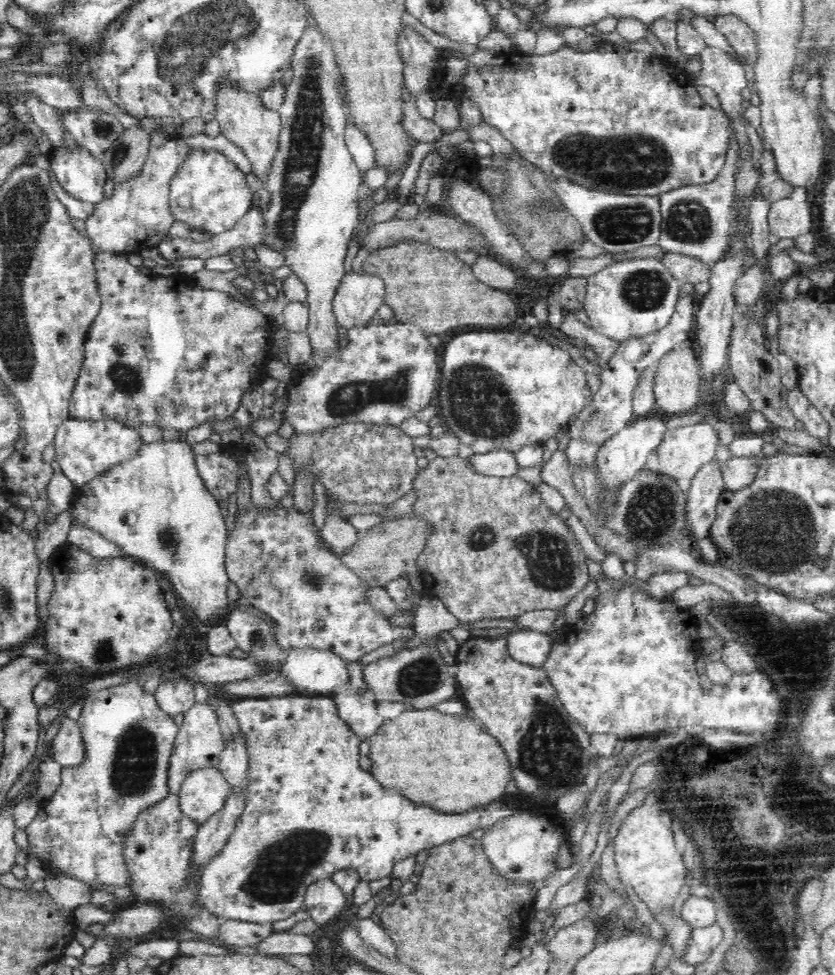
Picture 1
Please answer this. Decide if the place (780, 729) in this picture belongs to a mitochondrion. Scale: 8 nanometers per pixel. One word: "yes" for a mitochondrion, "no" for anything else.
no

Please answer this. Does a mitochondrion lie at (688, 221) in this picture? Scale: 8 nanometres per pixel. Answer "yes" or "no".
yes

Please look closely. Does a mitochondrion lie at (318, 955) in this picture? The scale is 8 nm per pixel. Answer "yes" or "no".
no

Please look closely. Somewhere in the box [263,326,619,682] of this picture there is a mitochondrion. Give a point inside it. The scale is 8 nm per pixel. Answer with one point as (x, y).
(480, 404)

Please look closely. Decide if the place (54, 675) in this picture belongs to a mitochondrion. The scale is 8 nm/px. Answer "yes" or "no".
no

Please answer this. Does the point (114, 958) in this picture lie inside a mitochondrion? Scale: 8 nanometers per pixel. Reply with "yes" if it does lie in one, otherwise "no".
no

